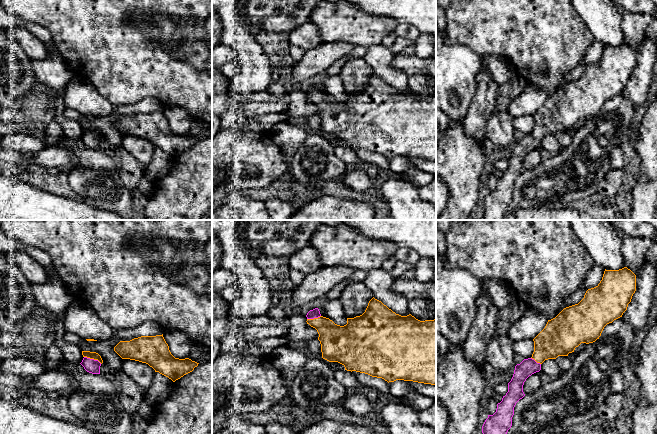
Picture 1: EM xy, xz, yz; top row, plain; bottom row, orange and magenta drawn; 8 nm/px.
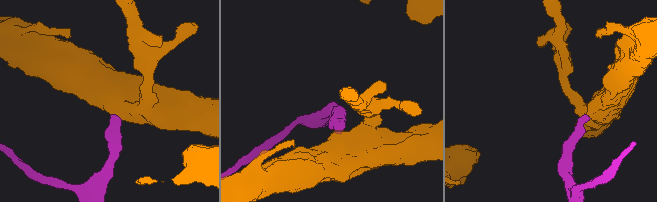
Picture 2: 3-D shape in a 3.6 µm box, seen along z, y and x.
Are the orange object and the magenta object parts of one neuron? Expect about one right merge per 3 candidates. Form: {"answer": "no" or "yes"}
{"answer": "yes"}

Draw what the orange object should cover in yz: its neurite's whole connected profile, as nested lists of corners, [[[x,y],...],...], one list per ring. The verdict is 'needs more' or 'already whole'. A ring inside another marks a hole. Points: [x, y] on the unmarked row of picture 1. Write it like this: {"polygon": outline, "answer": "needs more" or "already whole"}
{"polygon": [[[627,43],[619,46],[604,47],[600,59],[588,65],[584,74],[575,81],[564,84],[555,94],[548,96],[545,104],[533,115],[534,128],[531,134],[524,135],[515,142],[514,150],[508,159],[508,168],[502,177],[497,180],[496,188],[488,191],[482,202],[483,220],[502,220],[508,206],[512,202],[512,193],[516,179],[525,170],[523,161],[532,150],[541,146],[541,140],[548,135],[558,132],[568,132],[581,119],[593,119],[601,112],[604,103],[622,93],[636,67],[636,51]]], "answer": "needs more"}

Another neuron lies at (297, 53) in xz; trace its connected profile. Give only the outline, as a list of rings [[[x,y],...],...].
[[[291,45],[289,50],[294,62],[298,62],[299,60],[301,60],[301,58],[305,54],[305,50],[303,50],[302,48],[298,46]]]

